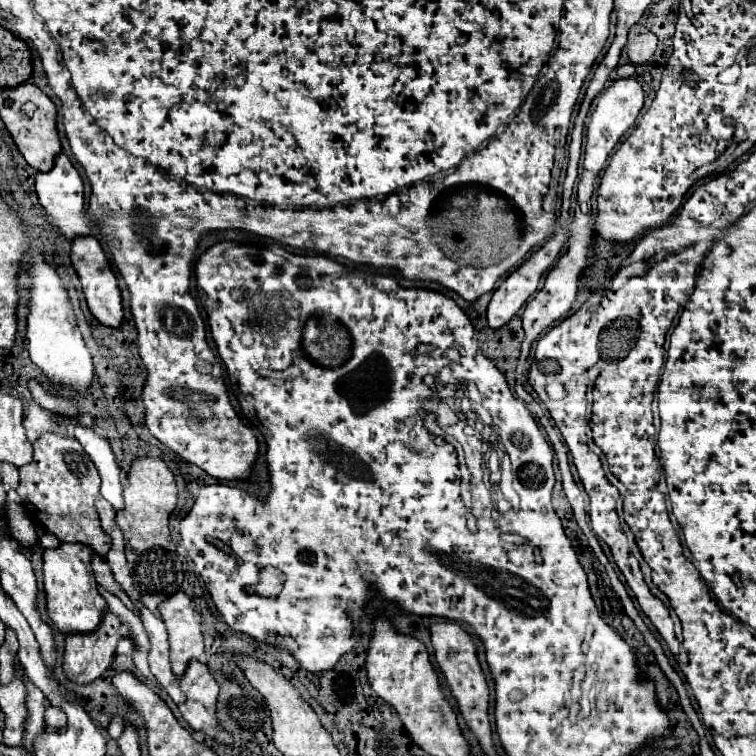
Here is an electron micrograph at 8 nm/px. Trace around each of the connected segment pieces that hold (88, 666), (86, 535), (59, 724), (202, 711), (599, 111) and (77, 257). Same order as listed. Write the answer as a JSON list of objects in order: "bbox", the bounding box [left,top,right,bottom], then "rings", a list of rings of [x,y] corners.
[{"bbox":[62,612,122,684],"rings":[[[106,612],[102,616],[102,622],[100,622],[98,630],[94,630],[90,634],[68,634],[66,636],[64,662],[62,662],[66,676],[70,680],[78,682],[78,684],[88,684],[88,682],[100,678],[106,672],[106,668],[110,666],[114,650],[116,650],[116,644],[118,644],[120,638],[122,638],[122,624],[112,612]]]},{"bbox":[16,428,110,558],"rings":[[[56,428],[52,432],[44,432],[34,442],[34,458],[30,464],[20,468],[20,484],[16,492],[28,512],[36,514],[38,522],[56,534],[56,538],[64,542],[86,542],[88,546],[94,546],[94,550],[98,550],[98,554],[104,558],[110,550],[110,538],[100,528],[94,508],[94,500],[100,496],[98,486],[98,472],[80,442]]]},{"bbox":[44,706,66,728],"rings":[[[48,706],[46,708],[46,712],[44,712],[44,724],[48,726],[48,728],[64,728],[66,726],[66,714],[64,714],[64,710],[62,708],[56,708],[56,706]]]},{"bbox":[178,660,230,742],"rings":[[[198,660],[188,662],[184,674],[178,676],[178,682],[180,690],[186,696],[186,702],[178,704],[178,710],[182,712],[190,728],[202,730],[220,742],[230,742],[230,736],[218,728],[218,722],[214,718],[218,684],[206,664]]]},{"bbox":[576,78,644,206],"rings":[[[620,78],[618,82],[614,82],[612,86],[604,88],[598,98],[596,98],[596,108],[592,112],[592,118],[588,122],[586,128],[586,150],[584,150],[584,167],[582,176],[580,176],[576,199],[578,204],[588,206],[591,203],[594,190],[594,180],[598,178],[610,156],[610,152],[614,150],[614,146],[618,144],[618,140],[624,136],[624,132],[636,122],[640,108],[644,104],[644,90],[642,86],[634,80],[634,78]]]},{"bbox":[72,236,122,328],"rings":[[[78,236],[74,242],[72,242],[72,266],[80,278],[80,284],[82,284],[82,292],[86,296],[86,302],[88,302],[88,308],[90,312],[94,314],[94,318],[104,324],[104,326],[112,326],[112,328],[118,328],[122,324],[122,298],[120,298],[120,288],[118,288],[118,282],[116,282],[116,276],[114,272],[110,270],[110,264],[106,260],[106,254],[102,250],[102,246],[98,244],[96,238],[92,236]]]}]

